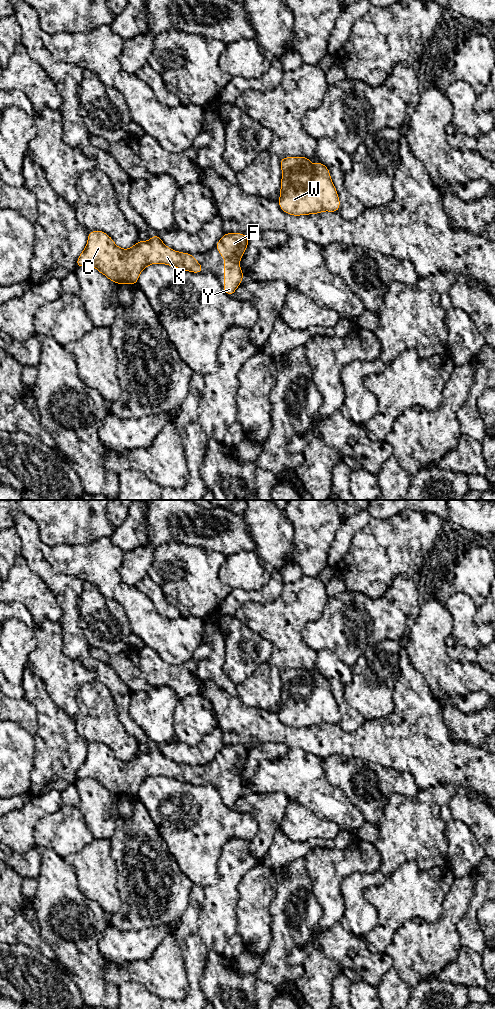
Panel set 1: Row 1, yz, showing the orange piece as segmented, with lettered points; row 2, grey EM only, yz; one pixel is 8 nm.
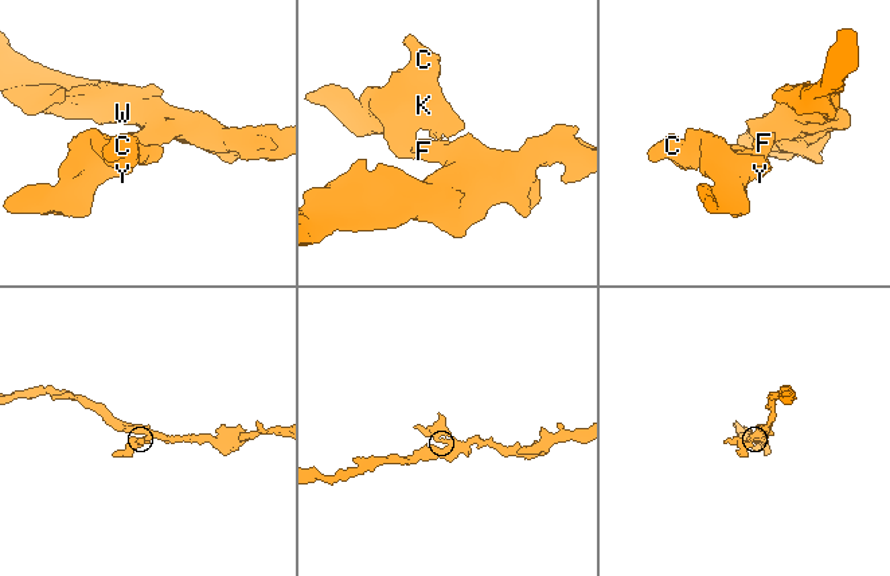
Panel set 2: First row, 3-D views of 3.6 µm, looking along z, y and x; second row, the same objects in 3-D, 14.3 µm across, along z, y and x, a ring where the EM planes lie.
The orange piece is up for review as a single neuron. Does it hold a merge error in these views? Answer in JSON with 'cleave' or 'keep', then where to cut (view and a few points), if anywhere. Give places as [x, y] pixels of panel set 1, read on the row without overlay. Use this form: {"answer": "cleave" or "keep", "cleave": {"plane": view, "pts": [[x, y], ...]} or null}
{"answer": "keep", "cleave": null}

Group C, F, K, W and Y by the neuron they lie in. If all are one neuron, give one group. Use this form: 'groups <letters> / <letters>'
groups C F K W Y

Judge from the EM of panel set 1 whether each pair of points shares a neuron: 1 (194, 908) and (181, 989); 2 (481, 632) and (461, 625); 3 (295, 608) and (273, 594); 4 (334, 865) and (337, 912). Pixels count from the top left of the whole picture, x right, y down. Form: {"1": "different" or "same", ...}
{"1": "different", "2": "same", "3": "different", "4": "same"}

